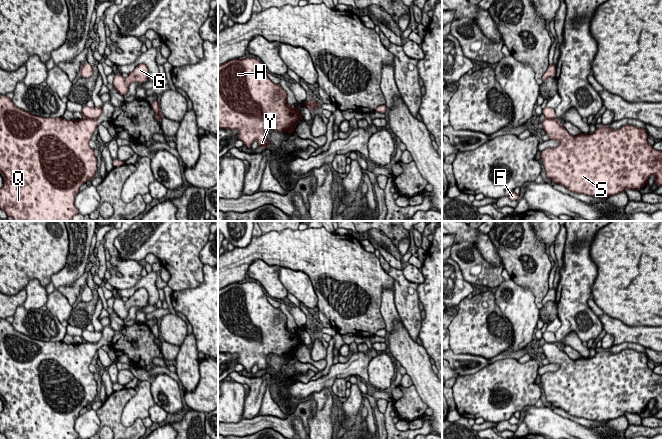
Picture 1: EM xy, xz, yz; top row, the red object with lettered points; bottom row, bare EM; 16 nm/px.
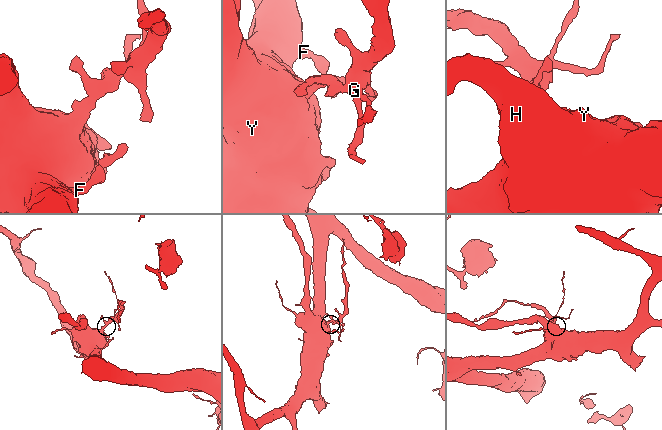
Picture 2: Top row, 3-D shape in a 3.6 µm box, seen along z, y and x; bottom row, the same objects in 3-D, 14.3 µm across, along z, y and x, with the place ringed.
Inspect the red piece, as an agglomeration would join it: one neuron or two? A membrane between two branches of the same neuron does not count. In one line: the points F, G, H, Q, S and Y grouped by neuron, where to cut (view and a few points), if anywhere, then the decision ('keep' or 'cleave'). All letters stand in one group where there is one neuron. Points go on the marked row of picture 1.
groups F H Q S Y / G; cut xy (84, 116), (96, 120); cleave

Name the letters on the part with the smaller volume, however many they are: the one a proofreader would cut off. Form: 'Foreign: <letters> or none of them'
Foreign: G

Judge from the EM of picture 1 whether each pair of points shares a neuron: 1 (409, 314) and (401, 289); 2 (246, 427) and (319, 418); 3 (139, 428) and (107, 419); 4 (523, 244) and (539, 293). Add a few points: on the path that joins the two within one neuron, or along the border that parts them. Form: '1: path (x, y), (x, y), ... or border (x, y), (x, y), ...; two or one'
1: path (408, 308), (405, 295); one
2: border (313, 396), (315, 411), (308, 420), (308, 428); two
3: path (131, 428), (119, 428), (115, 424); one
4: path (532, 256), (537, 263), (537, 281); one

